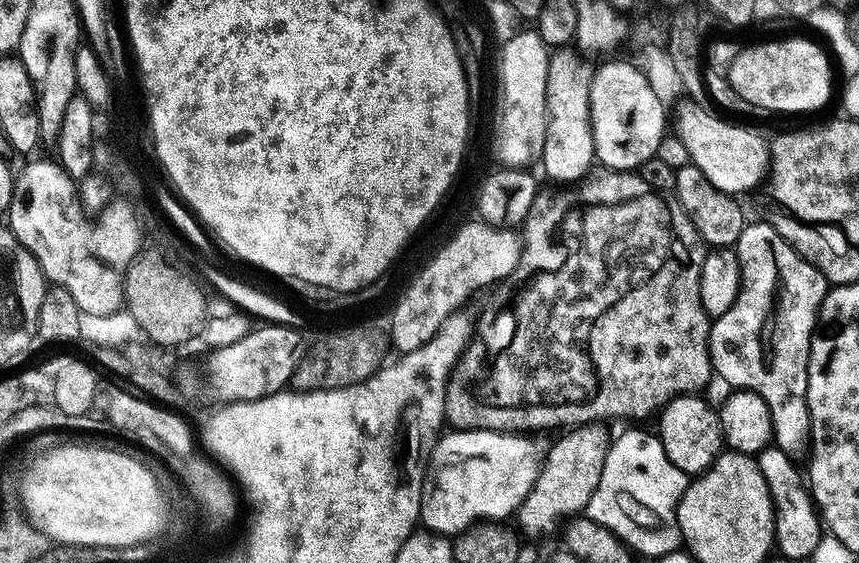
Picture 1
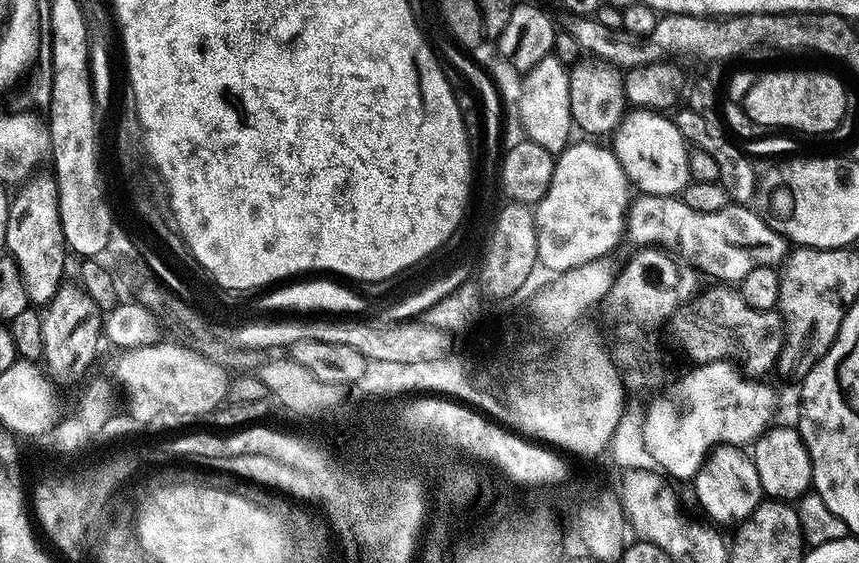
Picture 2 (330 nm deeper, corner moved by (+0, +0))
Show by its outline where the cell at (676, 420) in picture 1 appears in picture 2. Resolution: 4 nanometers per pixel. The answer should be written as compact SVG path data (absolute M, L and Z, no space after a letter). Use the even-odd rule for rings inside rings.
M718 444L701 459L690 485L696 491L696 500L713 525L734 526L744 520L765 499L762 486L758 482L758 472L754 470L751 455L743 447L733 444Z

